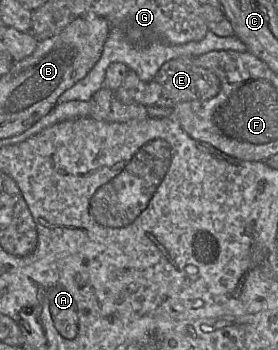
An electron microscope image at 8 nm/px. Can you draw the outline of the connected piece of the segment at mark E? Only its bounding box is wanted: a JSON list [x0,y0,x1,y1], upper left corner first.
[115,57,220,109]

